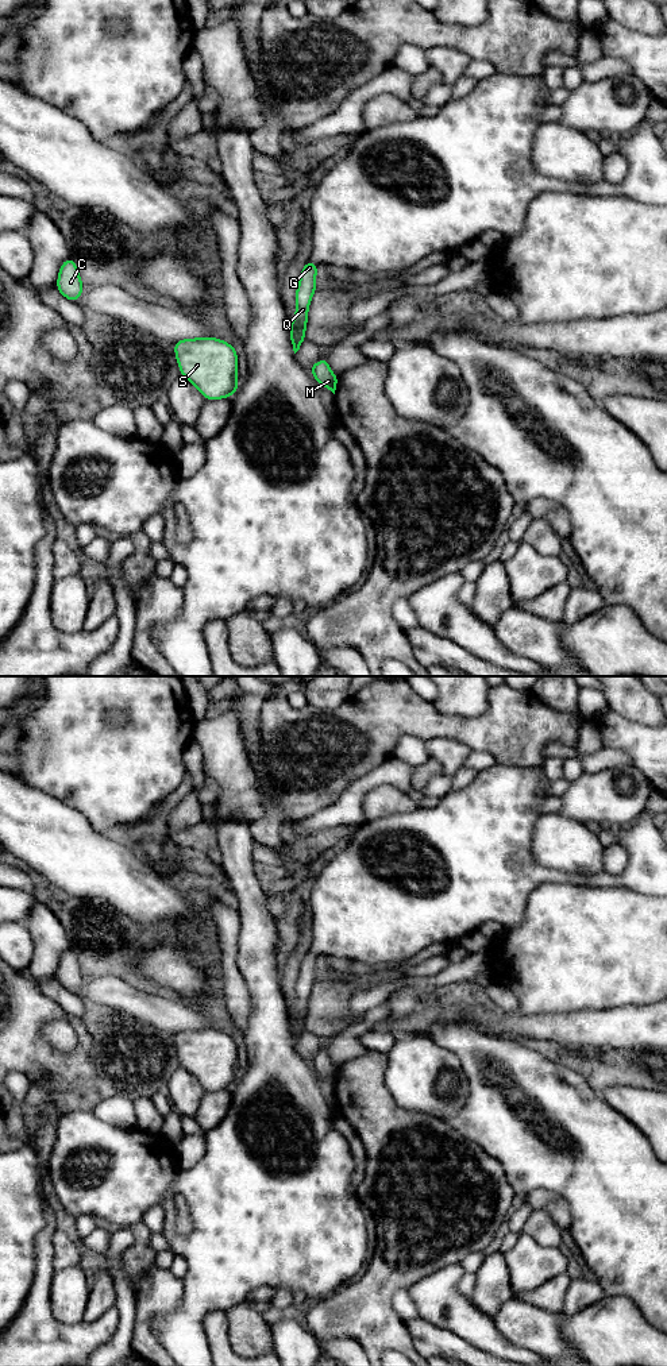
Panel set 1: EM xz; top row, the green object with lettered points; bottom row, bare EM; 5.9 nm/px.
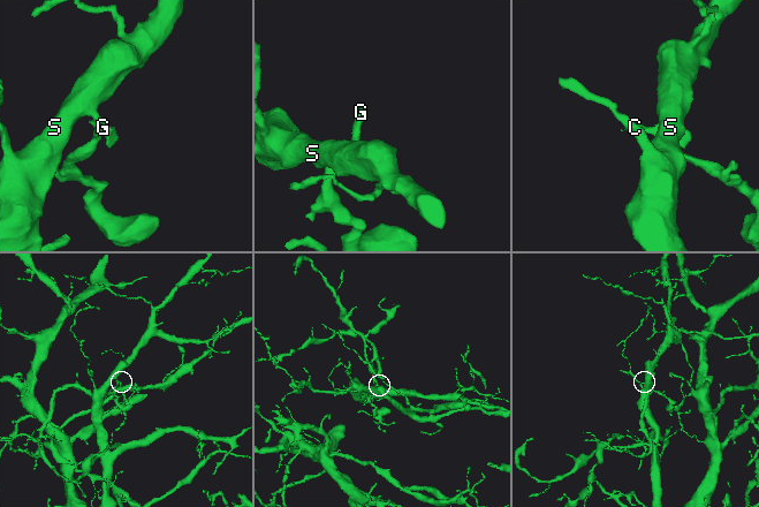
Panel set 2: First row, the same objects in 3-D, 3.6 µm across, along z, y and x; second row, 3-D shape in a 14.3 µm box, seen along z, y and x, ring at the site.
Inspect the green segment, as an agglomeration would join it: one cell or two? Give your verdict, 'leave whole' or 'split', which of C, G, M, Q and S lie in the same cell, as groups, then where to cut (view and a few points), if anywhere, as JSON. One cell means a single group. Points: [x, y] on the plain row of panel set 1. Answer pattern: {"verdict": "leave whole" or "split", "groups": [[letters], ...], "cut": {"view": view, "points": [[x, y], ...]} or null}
{"verdict": "split", "groups": [["C", "M", "S"], ["G", "Q"]], "cut": {"view": "xz", "points": [[290, 1022], [295, 1022], [304, 1030]]}}

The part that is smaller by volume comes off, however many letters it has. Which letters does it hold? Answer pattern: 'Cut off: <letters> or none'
Cut off: G, Q

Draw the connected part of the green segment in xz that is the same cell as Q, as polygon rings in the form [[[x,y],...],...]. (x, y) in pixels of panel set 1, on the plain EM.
[[[308,952],[301,961],[298,977],[296,981],[296,1008],[290,1012],[290,1023],[297,1023],[298,1029],[305,1030],[305,1018],[308,1014],[308,999],[316,981],[316,962],[319,956]]]

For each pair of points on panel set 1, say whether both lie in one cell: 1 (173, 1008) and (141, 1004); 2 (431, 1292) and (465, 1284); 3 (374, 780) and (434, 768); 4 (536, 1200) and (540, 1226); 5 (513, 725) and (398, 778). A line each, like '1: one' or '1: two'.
1: one
2: two
3: two
4: two
5: two

